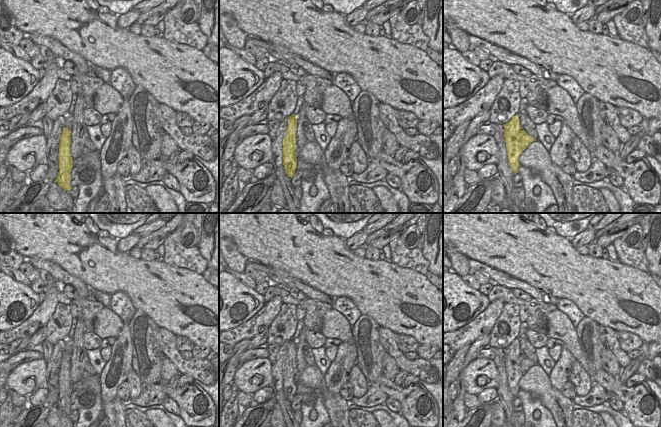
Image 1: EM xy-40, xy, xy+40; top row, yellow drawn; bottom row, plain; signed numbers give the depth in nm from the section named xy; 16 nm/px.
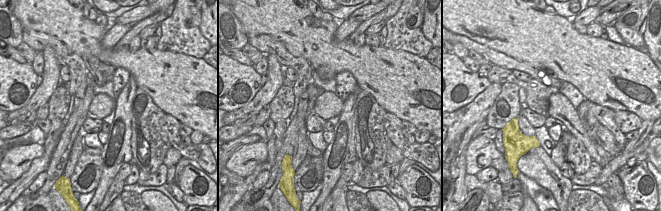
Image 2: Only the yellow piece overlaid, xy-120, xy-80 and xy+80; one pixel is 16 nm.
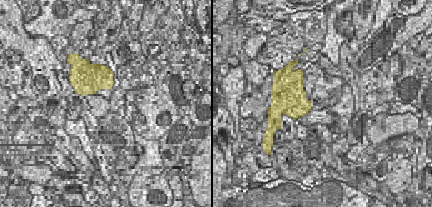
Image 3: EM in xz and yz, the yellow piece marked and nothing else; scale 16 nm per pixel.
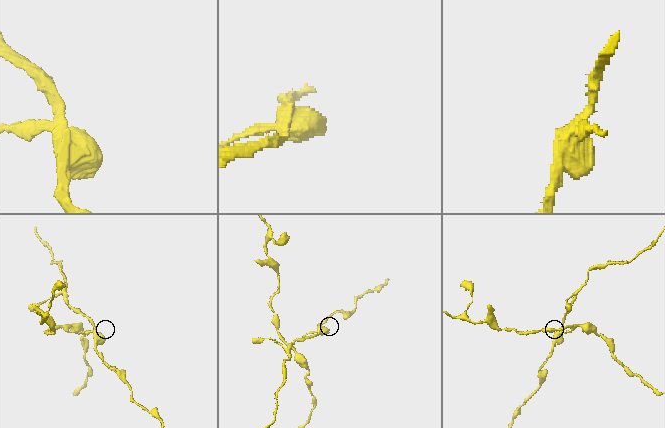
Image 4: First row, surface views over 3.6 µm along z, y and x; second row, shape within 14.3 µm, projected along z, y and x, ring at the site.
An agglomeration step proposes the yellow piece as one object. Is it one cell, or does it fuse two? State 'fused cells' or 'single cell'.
fused cells

